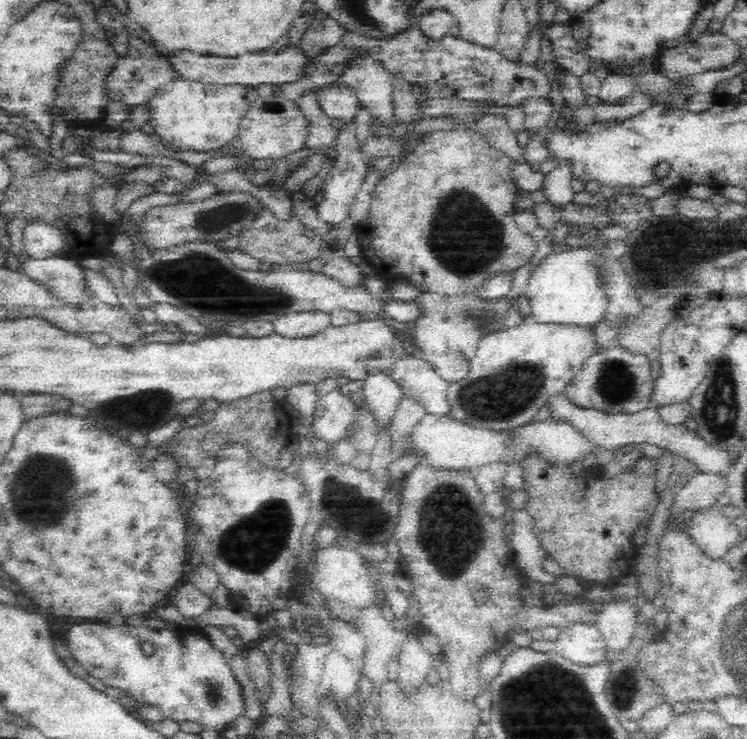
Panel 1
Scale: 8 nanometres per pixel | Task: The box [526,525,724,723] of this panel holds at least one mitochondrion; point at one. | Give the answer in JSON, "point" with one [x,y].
{"point":[623,689]}

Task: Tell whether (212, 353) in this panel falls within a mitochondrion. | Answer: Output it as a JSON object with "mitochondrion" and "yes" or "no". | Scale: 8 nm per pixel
{"mitochondrion":"no"}

